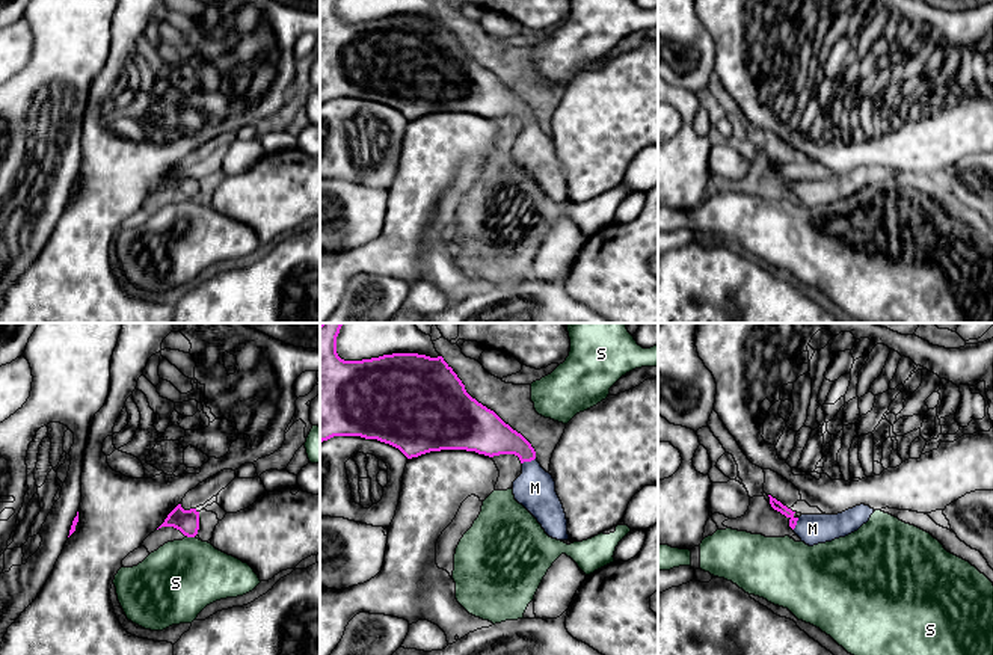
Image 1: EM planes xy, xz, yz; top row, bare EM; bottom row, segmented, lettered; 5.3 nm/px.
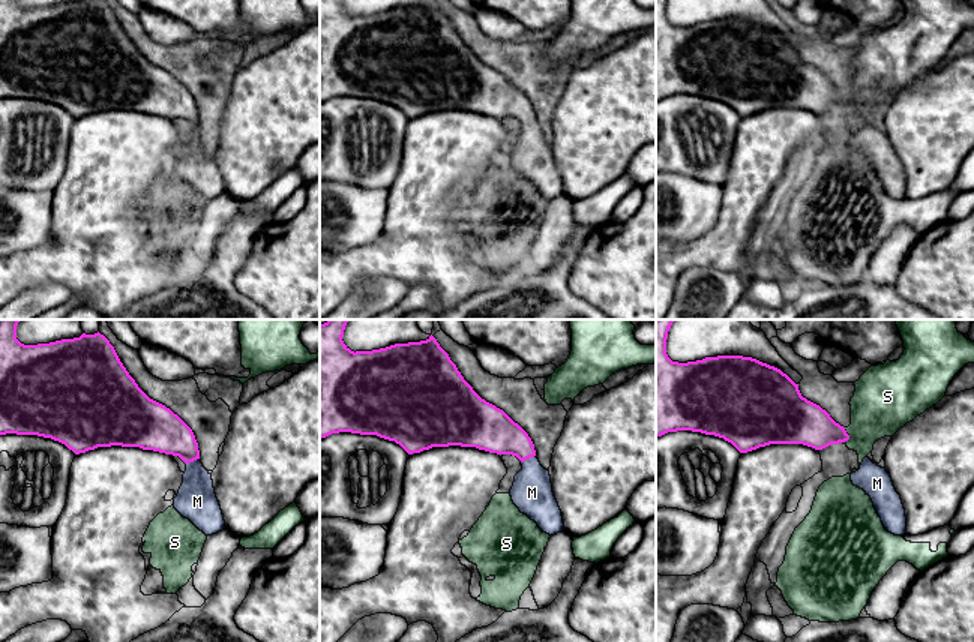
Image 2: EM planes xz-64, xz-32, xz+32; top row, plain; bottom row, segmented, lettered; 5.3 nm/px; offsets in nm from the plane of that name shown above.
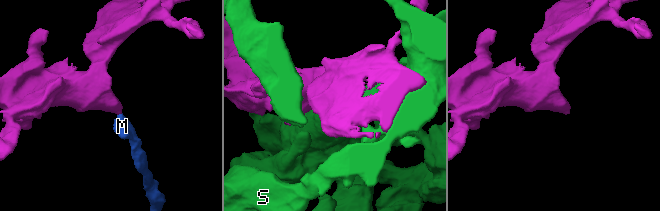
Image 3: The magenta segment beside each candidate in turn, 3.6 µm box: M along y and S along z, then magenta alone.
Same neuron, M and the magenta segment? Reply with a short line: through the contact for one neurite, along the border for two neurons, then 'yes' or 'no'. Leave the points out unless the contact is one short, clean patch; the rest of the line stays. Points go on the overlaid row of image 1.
line xz (489, 435), (512, 442), (528, 461), (534, 488); yes

